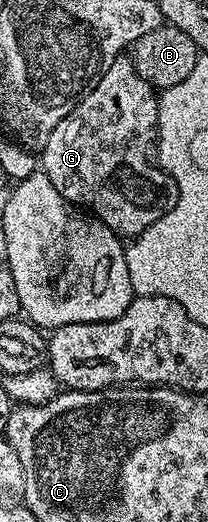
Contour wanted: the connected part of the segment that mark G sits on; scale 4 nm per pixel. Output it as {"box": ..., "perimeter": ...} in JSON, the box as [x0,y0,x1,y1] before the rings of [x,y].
{"box":[39,56,177,240],"perimeter":[[[122,56],[117,58],[111,64],[111,68],[107,68],[107,72],[103,72],[103,76],[95,84],[92,92],[85,95],[67,116],[63,116],[63,120],[59,120],[59,124],[55,124],[55,128],[51,132],[47,144],[39,154],[40,169],[51,180],[51,184],[55,184],[55,188],[59,188],[62,196],[64,196],[67,201],[73,203],[74,206],[84,208],[86,211],[91,212],[92,217],[98,218],[103,224],[107,224],[107,228],[111,228],[117,235],[125,240],[136,238],[137,235],[141,234],[148,226],[155,224],[155,220],[162,218],[177,200],[176,184],[174,184],[172,178],[170,178],[164,170],[155,165],[154,159],[151,157],[151,151],[154,149],[155,139],[157,137],[157,99],[158,95],[155,93],[155,87],[137,73],[137,68],[133,65],[132,57]]]}

